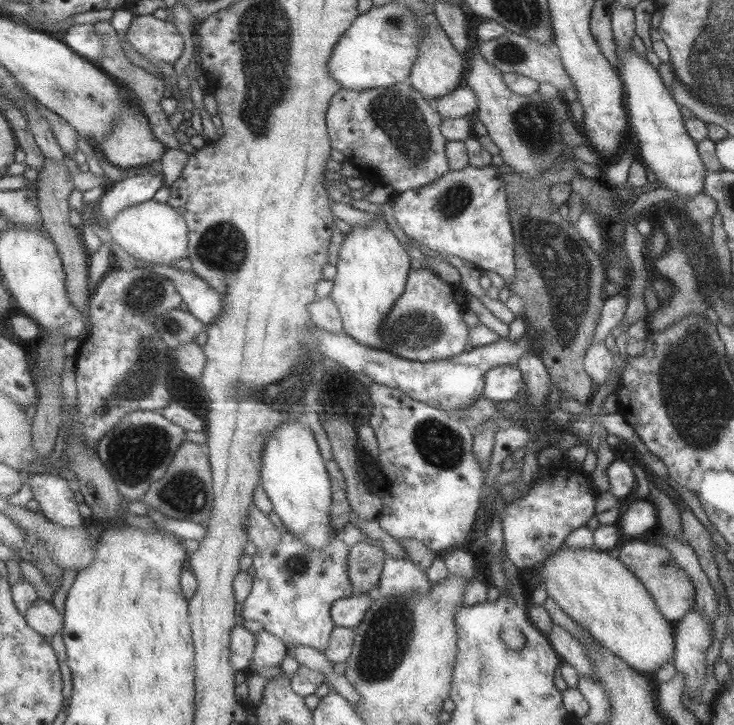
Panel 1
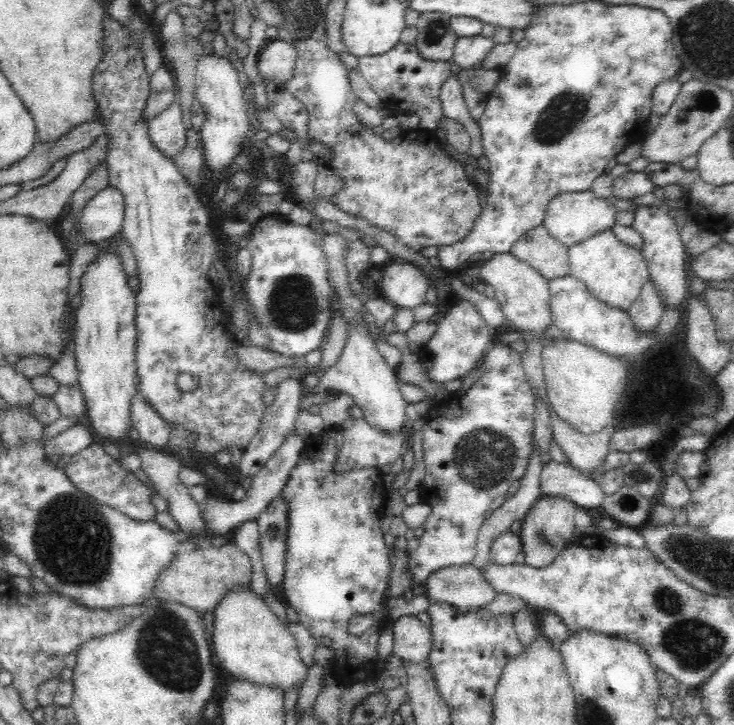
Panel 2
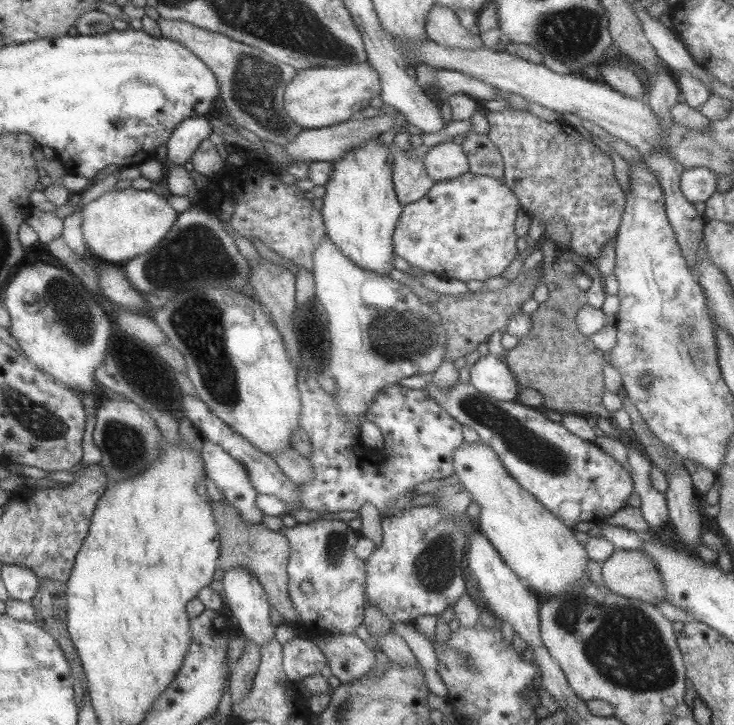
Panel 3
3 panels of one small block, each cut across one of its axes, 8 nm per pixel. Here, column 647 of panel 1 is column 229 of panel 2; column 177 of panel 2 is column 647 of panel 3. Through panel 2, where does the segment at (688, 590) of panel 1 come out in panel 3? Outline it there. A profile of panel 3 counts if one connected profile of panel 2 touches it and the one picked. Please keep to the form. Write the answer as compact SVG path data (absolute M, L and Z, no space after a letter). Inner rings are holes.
M615 549L601 564L601 574L603 583L613 594L653 605L664 602L659 573L641 549Z

